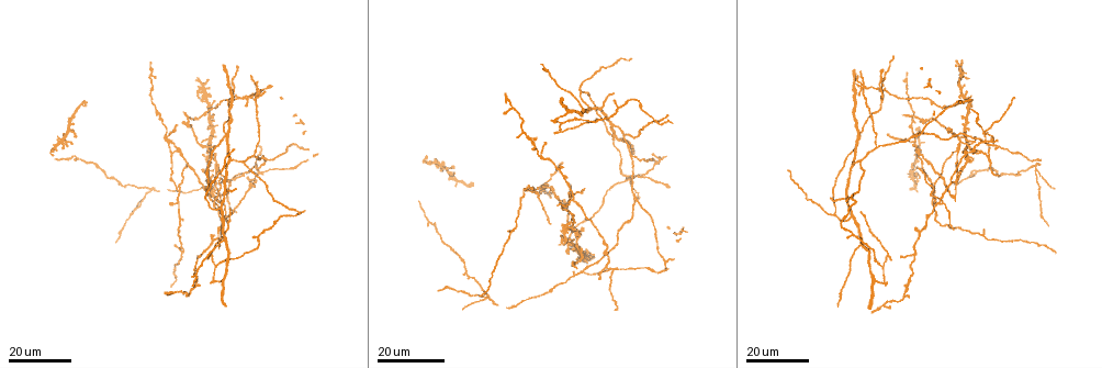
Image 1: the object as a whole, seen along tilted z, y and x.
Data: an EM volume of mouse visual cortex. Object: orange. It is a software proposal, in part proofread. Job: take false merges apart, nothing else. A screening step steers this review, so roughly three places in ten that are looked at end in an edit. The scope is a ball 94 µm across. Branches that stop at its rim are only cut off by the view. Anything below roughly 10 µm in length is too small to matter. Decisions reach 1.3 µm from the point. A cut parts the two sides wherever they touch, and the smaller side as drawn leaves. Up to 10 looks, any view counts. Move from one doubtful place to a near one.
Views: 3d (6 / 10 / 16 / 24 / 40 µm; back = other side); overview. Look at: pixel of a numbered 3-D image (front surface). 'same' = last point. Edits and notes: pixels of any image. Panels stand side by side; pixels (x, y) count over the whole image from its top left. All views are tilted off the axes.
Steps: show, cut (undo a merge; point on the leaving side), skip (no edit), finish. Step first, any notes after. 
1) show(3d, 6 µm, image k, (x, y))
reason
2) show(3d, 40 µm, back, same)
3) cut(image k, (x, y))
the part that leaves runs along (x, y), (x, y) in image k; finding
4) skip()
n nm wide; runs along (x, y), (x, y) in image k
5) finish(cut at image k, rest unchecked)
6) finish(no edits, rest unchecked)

show(3d, 16 µm, image 1, (222, 206))
three-way junction

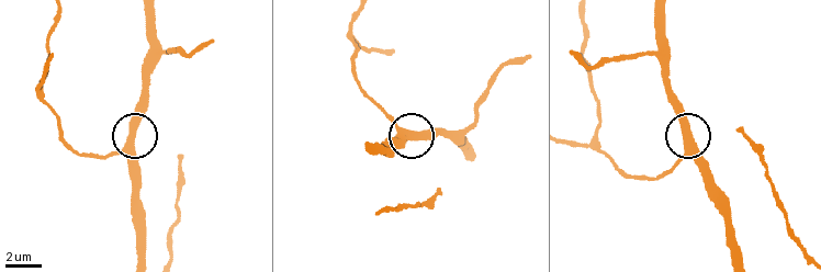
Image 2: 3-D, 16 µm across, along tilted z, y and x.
show(3d, 10 µm, image 2, (690, 152))

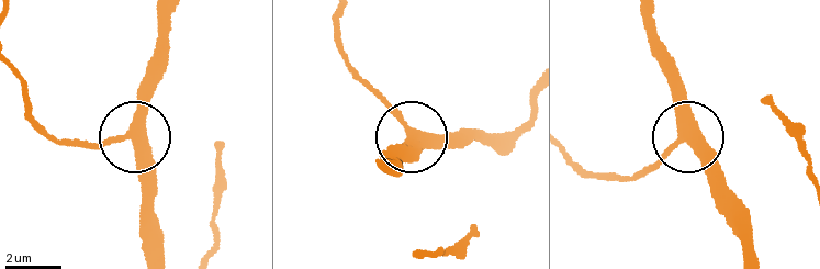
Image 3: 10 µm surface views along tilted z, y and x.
show(3d, 10 µm, back, image 3, (685, 134))
other side

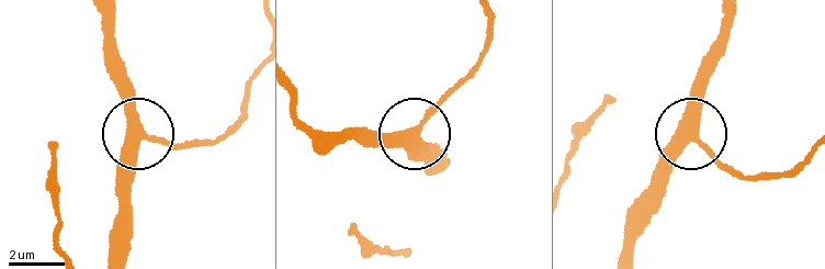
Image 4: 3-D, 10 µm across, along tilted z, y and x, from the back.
skip()
3 arms; runs along (103, 20), (111, 71), (135, 122), (173, 143), (196, 142) in image 4; one neuron here

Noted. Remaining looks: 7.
show(3d, 24 µm, image 1, (227, 239))
arms part here

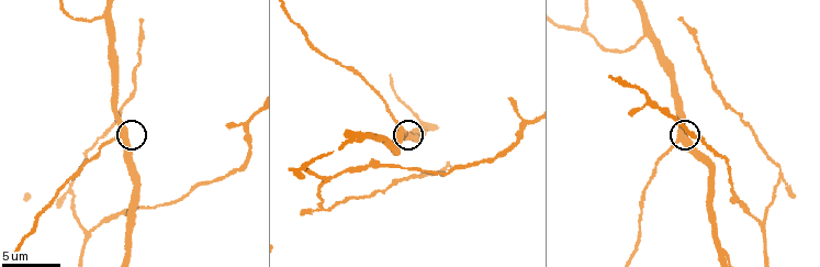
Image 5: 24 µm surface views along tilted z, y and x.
show(3d, 6 µm, image 5, (679, 139))

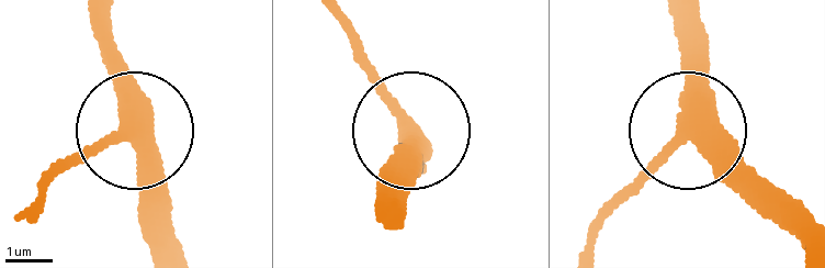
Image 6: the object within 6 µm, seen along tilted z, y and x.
skip()
380 nm wide; runs along (669, 13), (685, 66), (684, 124), (597, 229) in image 6; continuous, no second neuron

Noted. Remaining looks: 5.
show(3d, 24 µm, image 1, (584, 270))
a fork

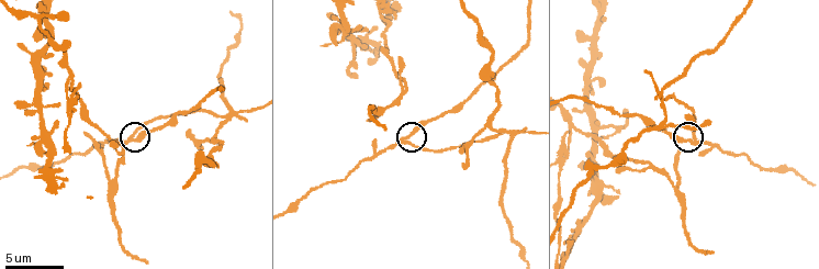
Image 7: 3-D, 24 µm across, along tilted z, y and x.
show(3d, 6 µm, image 7, (696, 135))

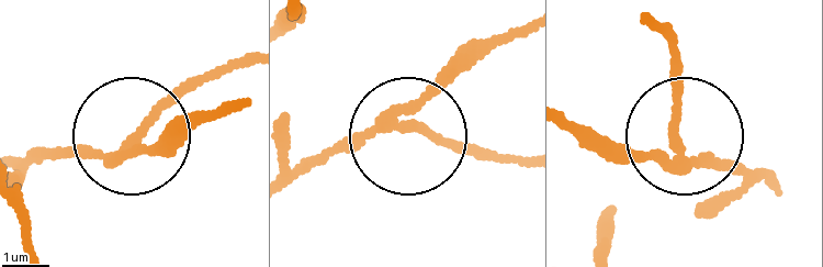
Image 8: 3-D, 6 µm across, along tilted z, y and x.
cut(image 8, (171, 102))
200 nm wide; the part that leaves runs along (122, 146), (154, 114), (250, 68) in image 8; a second neuron is stuck on

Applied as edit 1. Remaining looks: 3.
show(overview)
see it whole again

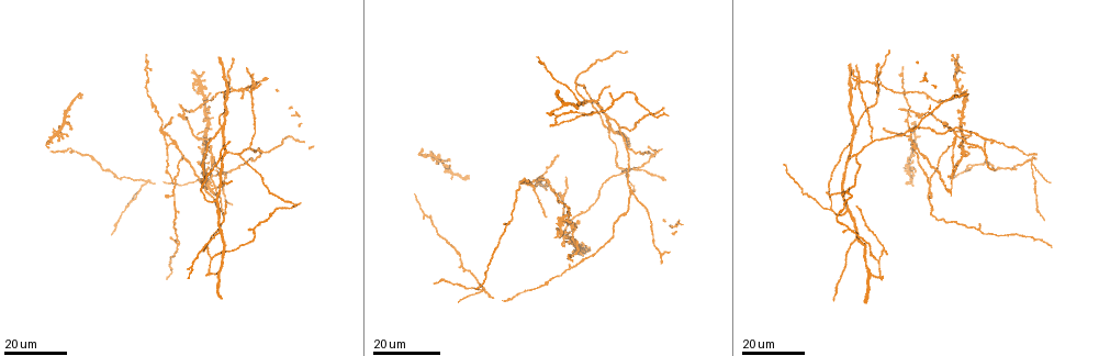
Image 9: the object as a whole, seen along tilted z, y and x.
show(3d, 16 µm, image 9, (261, 151))
three arms meet

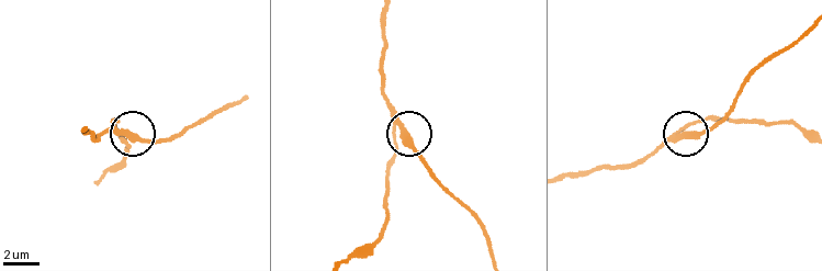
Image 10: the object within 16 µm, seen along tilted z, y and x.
show(3d, 6 µm, image 10, (676, 137))
closer look

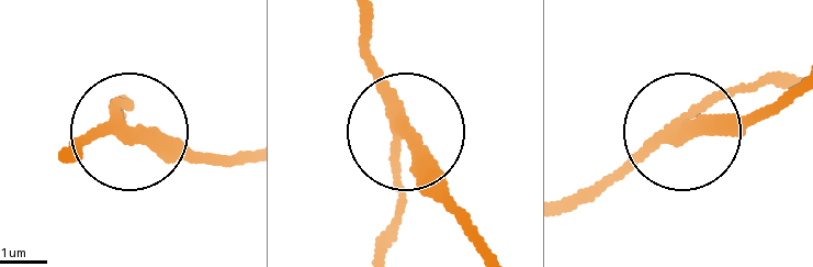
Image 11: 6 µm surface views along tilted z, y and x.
skip()
3 arms; continuous, no second neuron

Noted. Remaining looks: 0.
finish(cut at image 8, rest unchecked)

